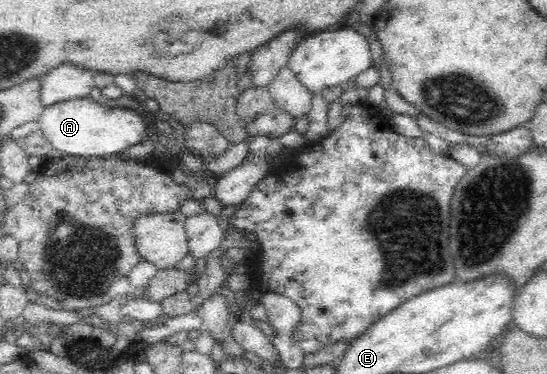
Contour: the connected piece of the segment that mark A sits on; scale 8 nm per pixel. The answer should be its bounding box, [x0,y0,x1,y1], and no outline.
[38,96,151,158]

